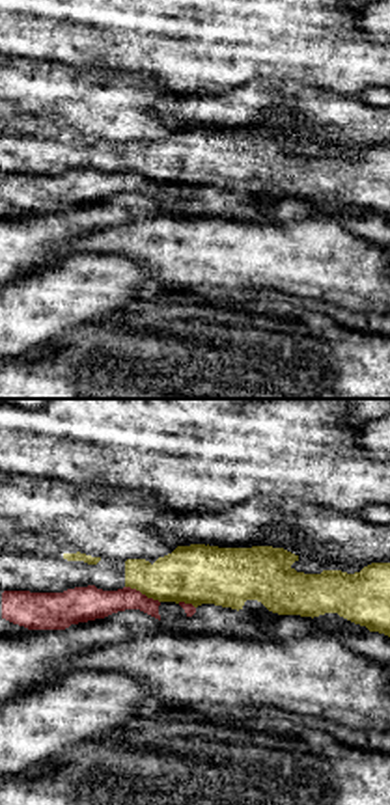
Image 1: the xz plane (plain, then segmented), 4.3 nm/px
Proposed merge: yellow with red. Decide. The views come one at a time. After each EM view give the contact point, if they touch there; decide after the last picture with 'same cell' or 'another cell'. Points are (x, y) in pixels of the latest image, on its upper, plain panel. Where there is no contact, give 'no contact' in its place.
(142, 176)

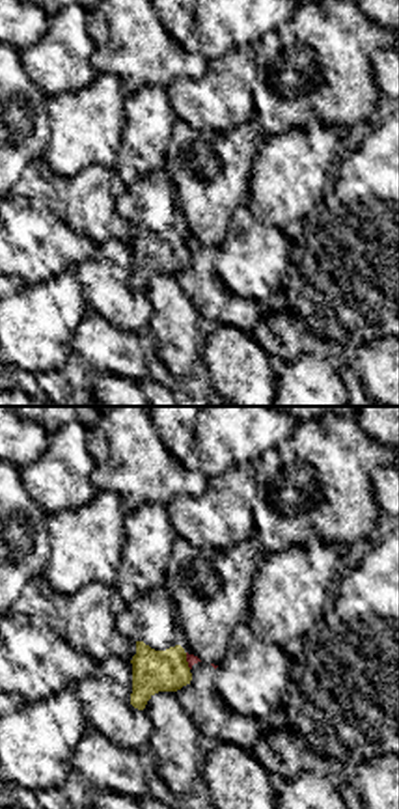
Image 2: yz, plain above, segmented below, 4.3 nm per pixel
(185, 243)

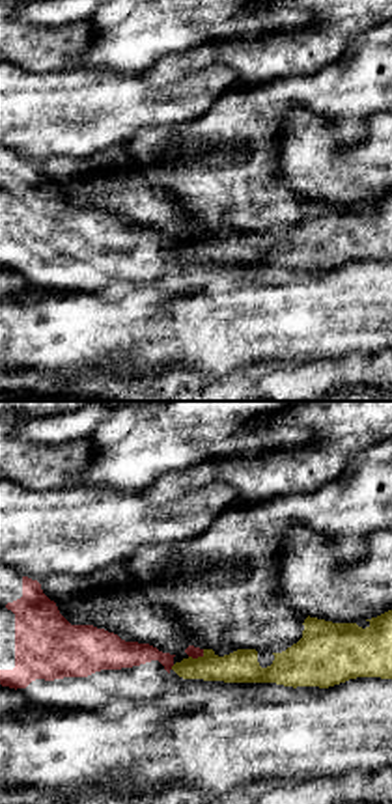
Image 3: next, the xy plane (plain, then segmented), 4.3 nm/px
(172, 249)

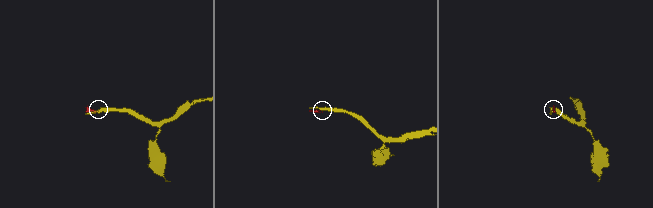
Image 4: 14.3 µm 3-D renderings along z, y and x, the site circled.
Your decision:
another cell

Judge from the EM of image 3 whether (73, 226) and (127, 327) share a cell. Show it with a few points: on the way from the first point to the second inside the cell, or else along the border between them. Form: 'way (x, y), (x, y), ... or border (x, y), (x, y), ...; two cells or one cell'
border (126, 297), (109, 303); two cells

